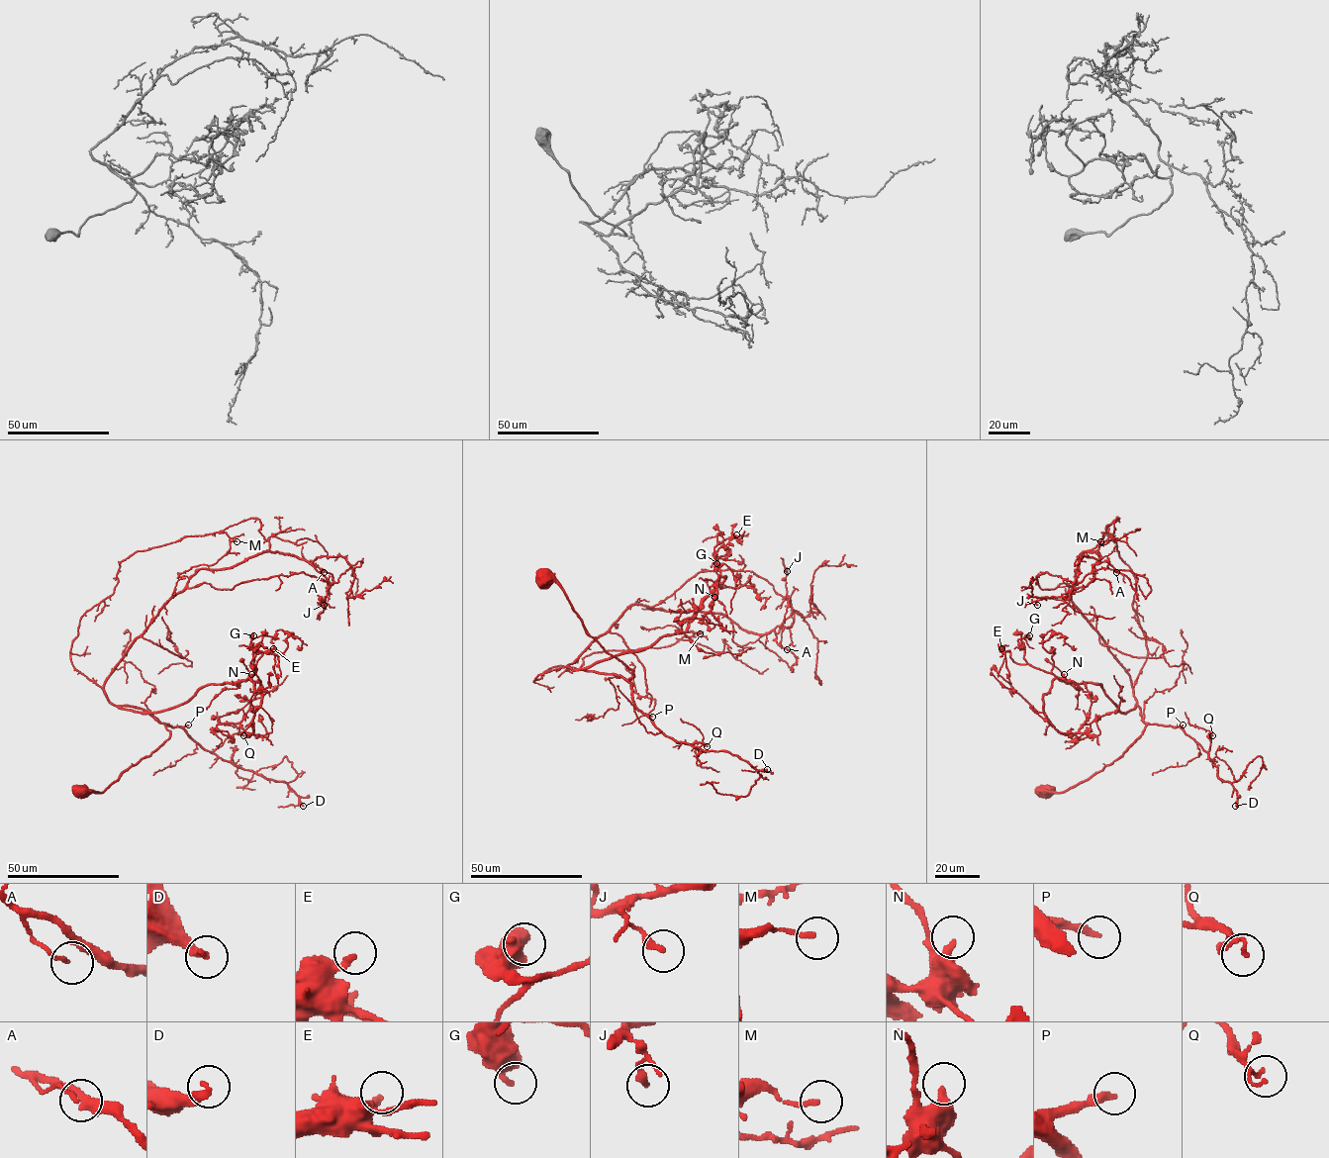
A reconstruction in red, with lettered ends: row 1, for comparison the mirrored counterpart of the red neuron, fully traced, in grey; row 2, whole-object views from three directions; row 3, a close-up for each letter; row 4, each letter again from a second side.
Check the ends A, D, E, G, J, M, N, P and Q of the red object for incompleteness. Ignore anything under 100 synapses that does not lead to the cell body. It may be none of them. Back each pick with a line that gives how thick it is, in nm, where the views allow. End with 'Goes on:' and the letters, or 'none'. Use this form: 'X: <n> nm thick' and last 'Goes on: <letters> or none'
D: 320 nm thick
P: 280 nm thick
Goes on: D, P

